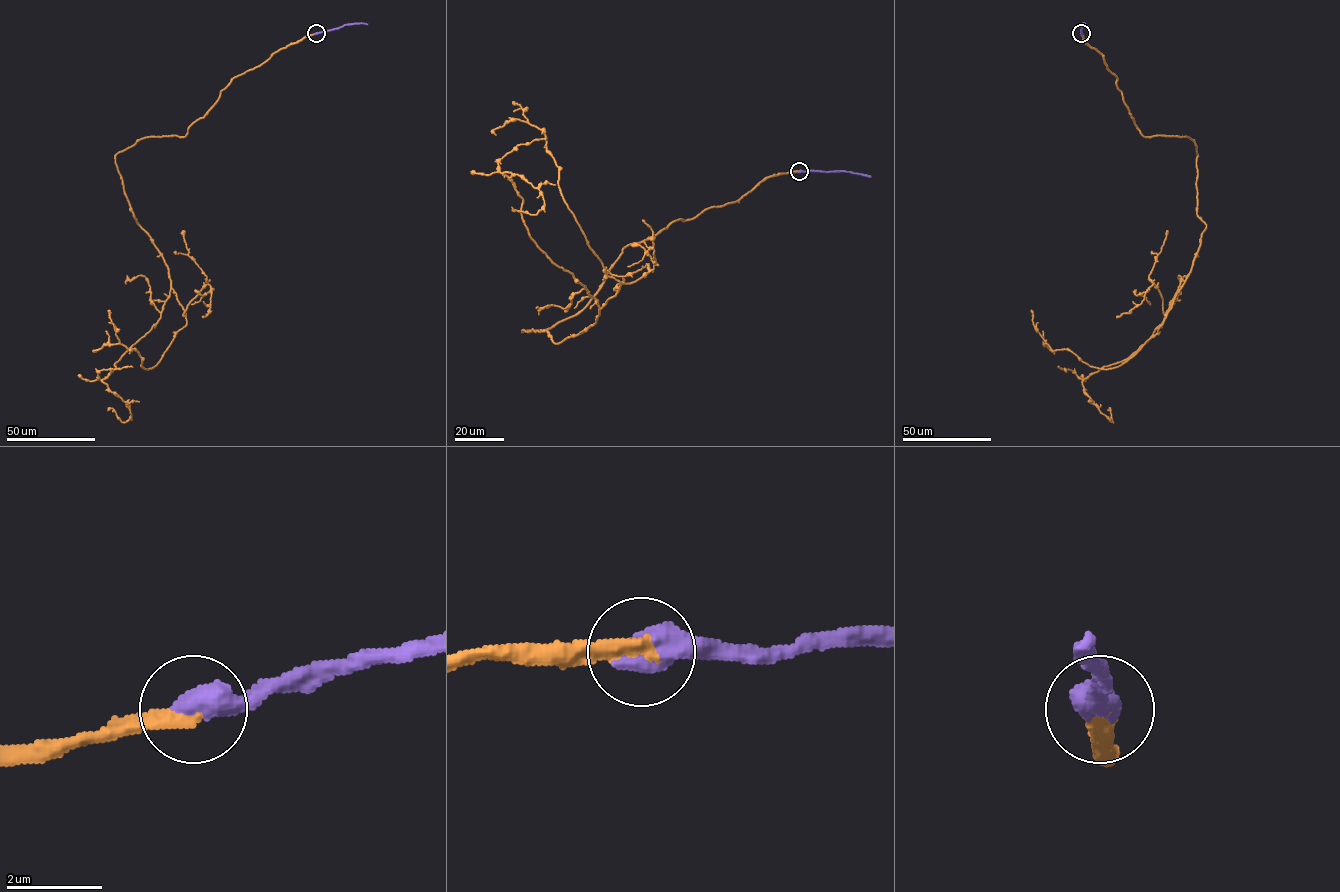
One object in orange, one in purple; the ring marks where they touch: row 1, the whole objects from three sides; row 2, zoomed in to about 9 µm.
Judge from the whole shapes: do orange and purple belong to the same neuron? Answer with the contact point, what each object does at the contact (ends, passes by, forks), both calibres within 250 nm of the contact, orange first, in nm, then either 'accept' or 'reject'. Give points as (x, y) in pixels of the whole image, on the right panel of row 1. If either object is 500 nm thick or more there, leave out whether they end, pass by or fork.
place (1081, 33); calibres 360 and 700 nm; accept

